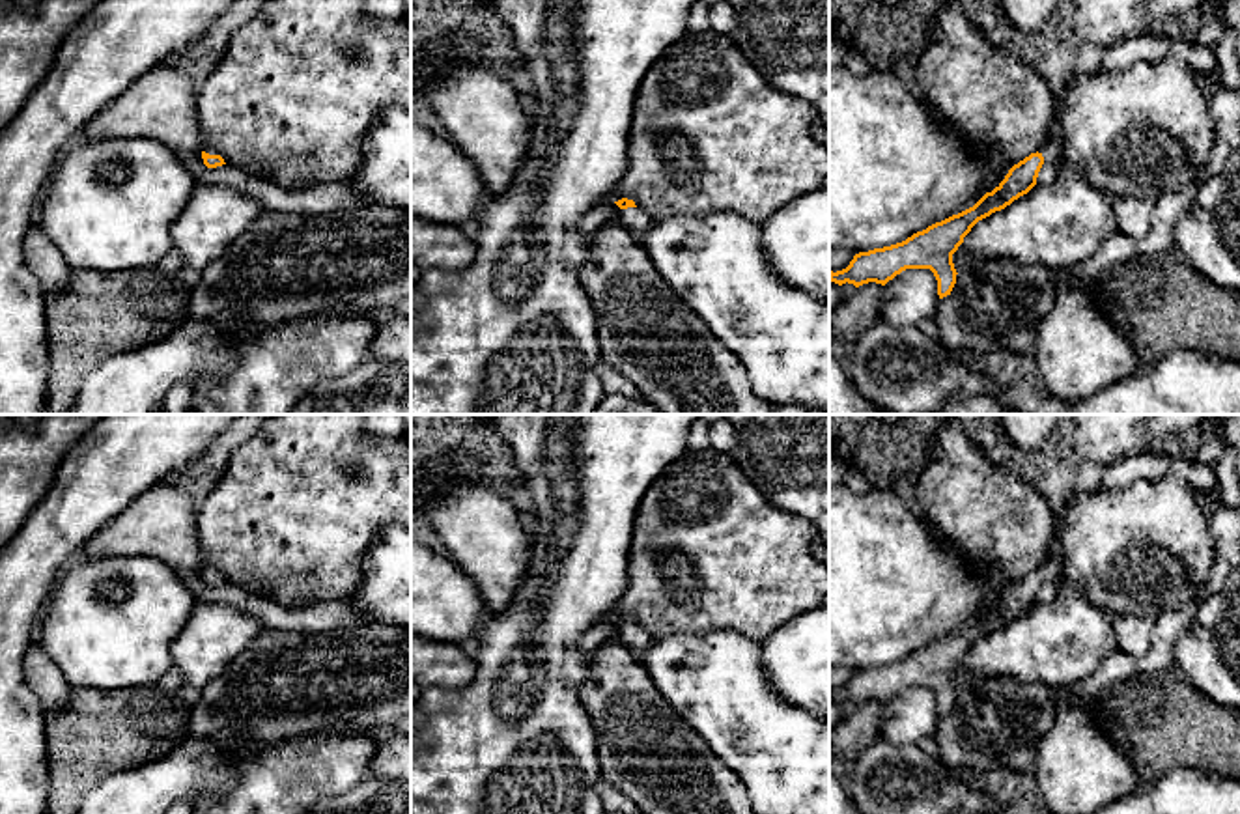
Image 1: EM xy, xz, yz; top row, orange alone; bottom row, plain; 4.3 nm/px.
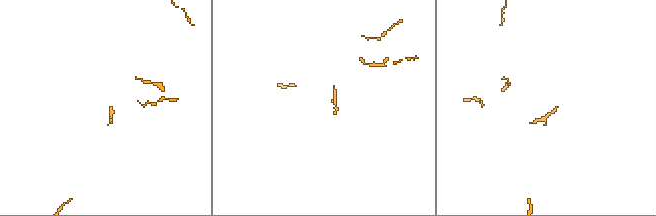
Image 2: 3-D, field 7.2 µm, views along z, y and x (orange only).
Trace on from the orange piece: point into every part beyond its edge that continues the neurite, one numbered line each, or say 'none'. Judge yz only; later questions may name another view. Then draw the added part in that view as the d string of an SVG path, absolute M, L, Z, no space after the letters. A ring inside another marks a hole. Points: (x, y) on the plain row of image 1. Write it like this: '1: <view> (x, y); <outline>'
1: yz (1052, 570); M1059 554L1048 556L1046 562L1038 568L1046 581L1061 582L1063 581L1063 562Z

